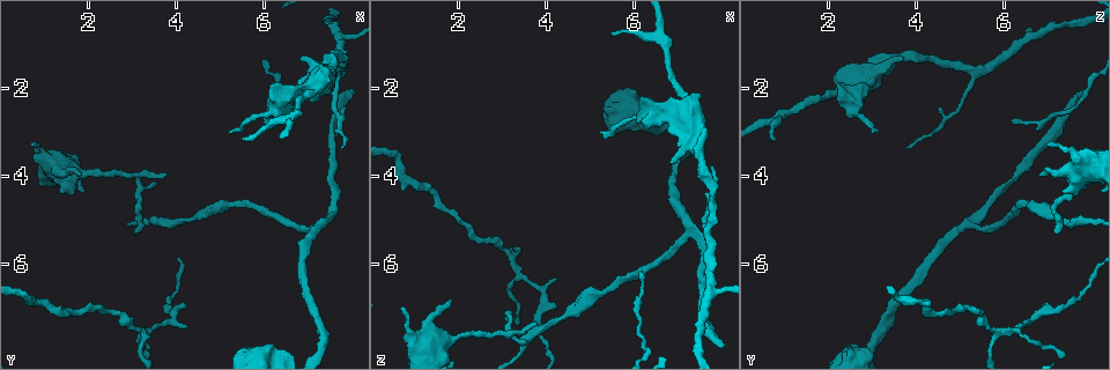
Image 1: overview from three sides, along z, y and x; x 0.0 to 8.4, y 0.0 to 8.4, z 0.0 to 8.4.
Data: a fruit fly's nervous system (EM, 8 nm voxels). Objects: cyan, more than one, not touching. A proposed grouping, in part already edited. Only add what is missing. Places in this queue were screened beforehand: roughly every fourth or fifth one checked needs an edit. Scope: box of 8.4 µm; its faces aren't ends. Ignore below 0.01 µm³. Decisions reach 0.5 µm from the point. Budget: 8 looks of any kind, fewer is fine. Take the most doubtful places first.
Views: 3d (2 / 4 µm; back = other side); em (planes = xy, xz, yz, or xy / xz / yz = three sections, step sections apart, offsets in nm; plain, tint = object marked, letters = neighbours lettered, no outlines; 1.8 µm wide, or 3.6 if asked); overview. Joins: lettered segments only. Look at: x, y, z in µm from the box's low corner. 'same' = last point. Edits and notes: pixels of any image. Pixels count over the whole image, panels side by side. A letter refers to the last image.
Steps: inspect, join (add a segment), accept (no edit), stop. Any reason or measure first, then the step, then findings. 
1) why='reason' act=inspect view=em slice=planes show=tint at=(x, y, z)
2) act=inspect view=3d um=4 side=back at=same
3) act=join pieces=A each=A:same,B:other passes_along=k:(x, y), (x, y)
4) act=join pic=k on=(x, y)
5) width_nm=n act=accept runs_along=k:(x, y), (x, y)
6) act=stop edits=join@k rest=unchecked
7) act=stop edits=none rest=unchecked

why='three-way junction' act=inspect view=em slice=planes show=tint at=(7.15, 5.15, 5.35)

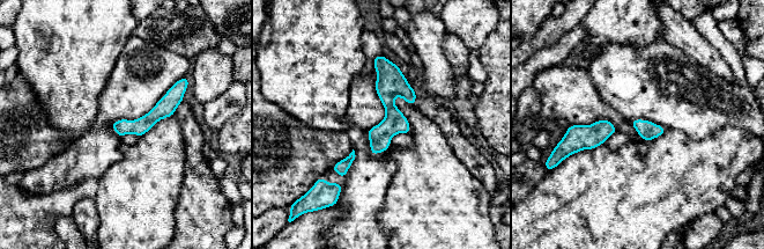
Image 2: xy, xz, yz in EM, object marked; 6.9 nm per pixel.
act=inspect view=em slice=planes show=letters at=same

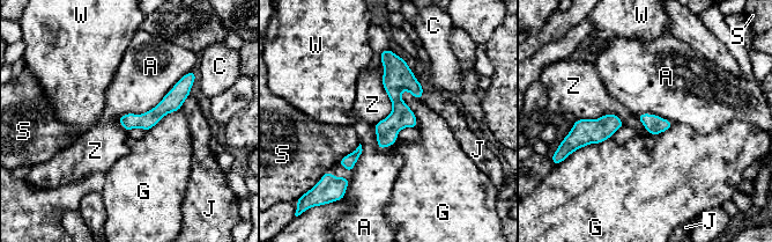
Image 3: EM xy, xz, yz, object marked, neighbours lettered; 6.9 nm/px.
act=accept each=A:other,C:other,G:other,J:other,S:other,W:other,Z:other border=3:(380, 63), (392, 111), (375, 125) found='none of them fits'

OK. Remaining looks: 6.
why='free end' act=inspect view=3d um=2 side=back at=(5.50, 3.15, 0.75)

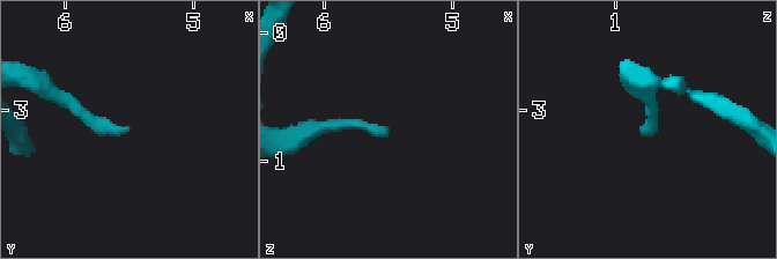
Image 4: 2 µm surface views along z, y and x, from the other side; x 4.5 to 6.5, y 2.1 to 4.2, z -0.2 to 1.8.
why='now the EM' act=inspect view=em slice=xz step=4 show=letters at=(5.48, 3.14, 0.80)

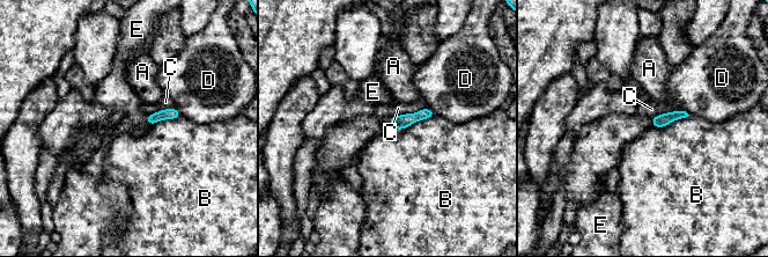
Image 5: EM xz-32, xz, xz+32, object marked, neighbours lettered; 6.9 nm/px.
act=accept each=A:other,B:other,C:other,D:other,E:other runs_along=5:(430, 114), (392, 120) found='no lettered segment goes on from it'

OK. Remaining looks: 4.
why='an open end' act=inspect view=3d um=2 at=(4.25, 7.45, 6.35)

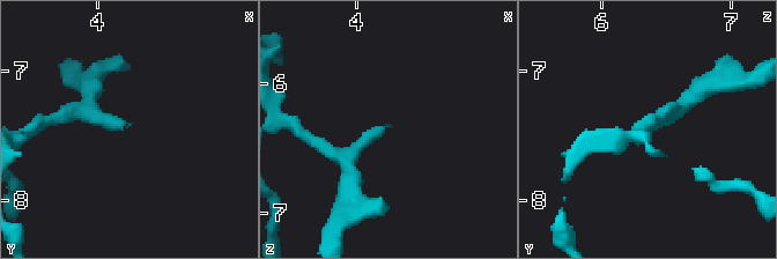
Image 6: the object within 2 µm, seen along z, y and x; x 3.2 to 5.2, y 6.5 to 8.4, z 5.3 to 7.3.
act=inspect view=em slice=xz step=4 show=letters at=(4.24, 7.44, 6.30)

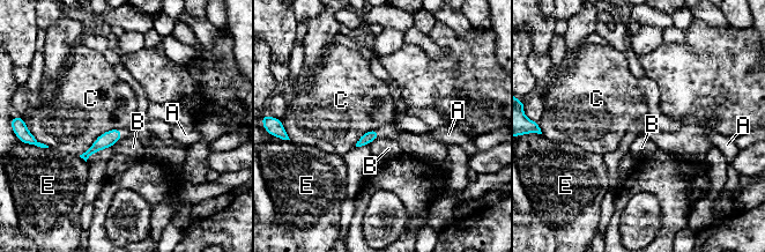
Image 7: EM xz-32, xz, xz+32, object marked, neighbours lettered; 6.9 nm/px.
why='cut it another way' act=inspect view=em slice=planes show=letters at=same

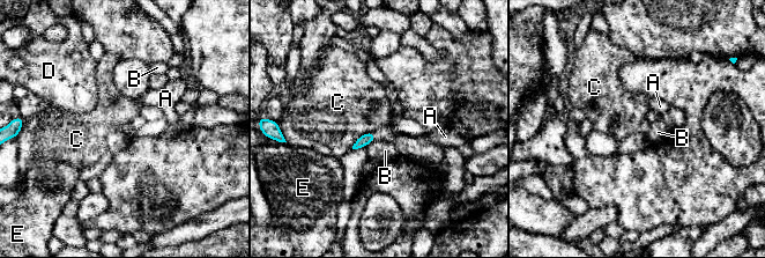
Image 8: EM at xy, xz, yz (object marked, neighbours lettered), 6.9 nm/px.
act=accept each=A:other,B:other,C:other,D:other,E:other border=8:(373, 131), (362, 134), (351, 148) found='none of them fits'

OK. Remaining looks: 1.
act=stop edits=none rest=unchecked

